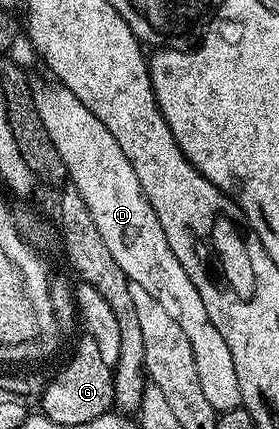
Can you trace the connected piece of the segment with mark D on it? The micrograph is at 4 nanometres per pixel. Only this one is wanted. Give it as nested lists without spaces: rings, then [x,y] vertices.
[[[57,82],[49,83],[43,88],[40,86],[34,88],[36,110],[40,110],[40,119],[44,121],[44,126],[60,153],[69,183],[80,194],[80,198],[88,202],[92,222],[96,222],[96,227],[104,237],[104,243],[108,245],[112,258],[116,258],[120,270],[124,270],[130,282],[144,286],[144,290],[148,290],[148,294],[152,294],[152,298],[156,298],[156,302],[160,302],[160,306],[168,310],[168,315],[178,323],[180,330],[184,330],[184,335],[192,345],[192,358],[196,358],[196,374],[200,378],[204,398],[208,398],[214,411],[227,412],[239,407],[242,402],[240,382],[236,382],[236,365],[232,362],[228,342],[224,342],[220,330],[212,326],[212,318],[208,318],[208,310],[204,310],[204,302],[196,286],[192,286],[192,278],[188,278],[188,274],[184,274],[184,266],[176,262],[176,254],[172,254],[172,246],[168,246],[168,238],[164,238],[164,230],[160,230],[160,222],[140,186],[140,178],[136,178],[136,170],[132,170],[132,162],[128,162],[128,157],[125,156],[124,150],[120,150],[116,138],[112,138],[108,126],[104,126],[104,122],[100,122],[100,118],[96,118],[96,114],[92,114],[92,110],[88,110],[88,106],[84,106],[84,102],[76,98],[76,94],[72,94],[72,90],[62,87]]]

